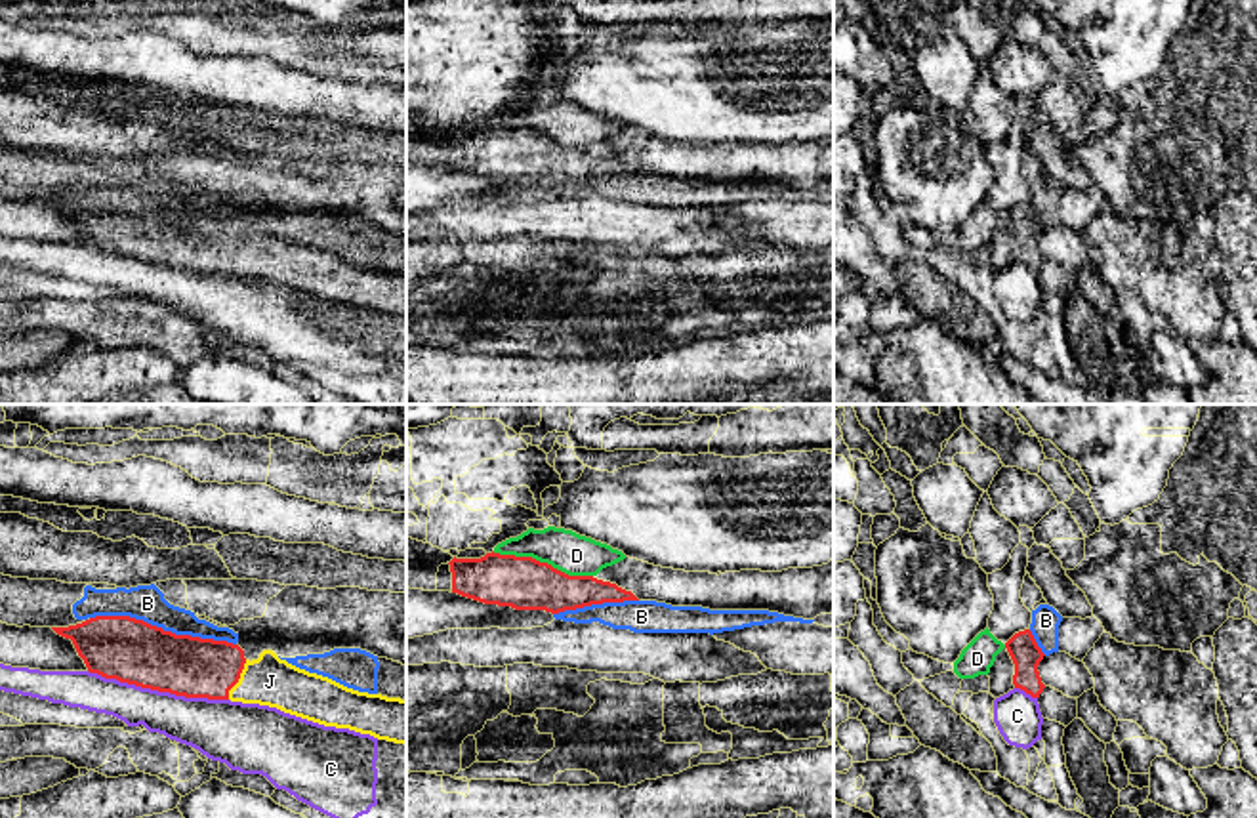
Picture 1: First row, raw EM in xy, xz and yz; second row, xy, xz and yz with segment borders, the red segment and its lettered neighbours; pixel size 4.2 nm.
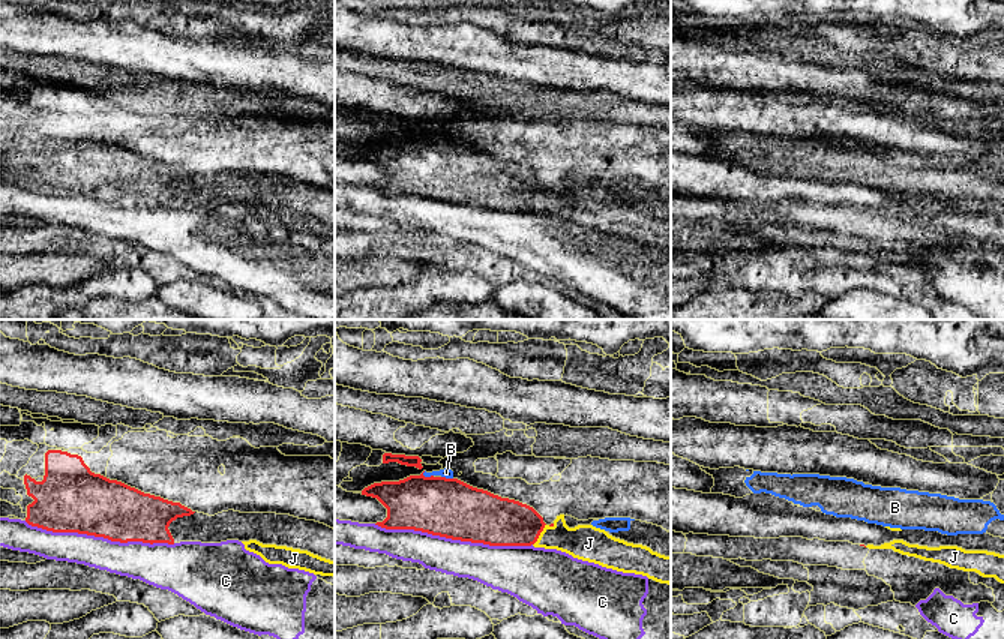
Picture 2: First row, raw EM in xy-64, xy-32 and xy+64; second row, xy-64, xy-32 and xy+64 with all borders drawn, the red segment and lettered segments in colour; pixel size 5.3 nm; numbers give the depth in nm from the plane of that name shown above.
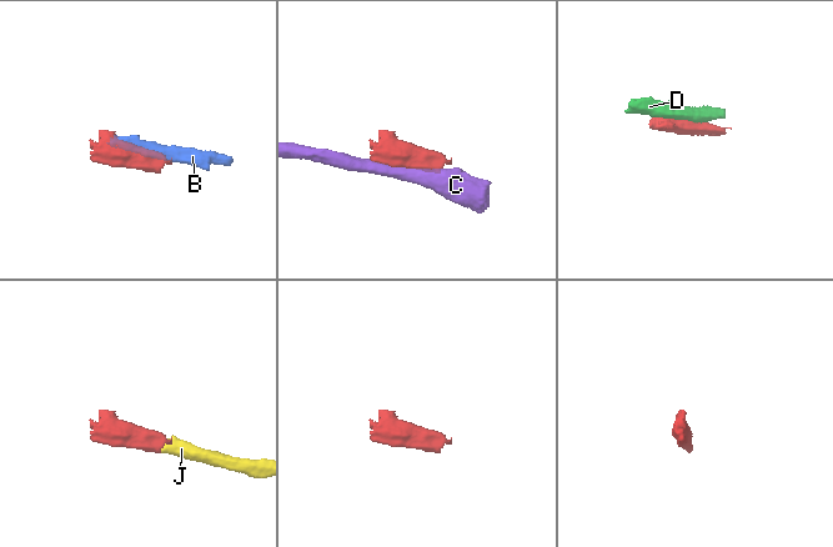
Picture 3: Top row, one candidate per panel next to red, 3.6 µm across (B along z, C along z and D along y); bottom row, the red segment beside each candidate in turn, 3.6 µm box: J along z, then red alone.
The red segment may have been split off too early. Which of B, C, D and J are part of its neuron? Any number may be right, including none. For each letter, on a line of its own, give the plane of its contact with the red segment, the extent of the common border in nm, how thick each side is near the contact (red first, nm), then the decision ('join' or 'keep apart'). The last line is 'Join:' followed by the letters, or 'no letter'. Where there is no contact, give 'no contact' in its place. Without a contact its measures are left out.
B: meets red in xy; contact 650 nm long; 280 nm thick on the red side, 150 nm on the other; keep apart
C: meets red in xy; contact 600 nm long; 280 nm thick on the red side, 220 nm on the other; keep apart
D: meets red in xz; contact 440 nm long; 220 nm thick on the red side, 180 nm on the other; keep apart
J: meets red in xy; contact 190 nm long; 260 nm thick on the red side, 200 nm on the other; join
Join: J

